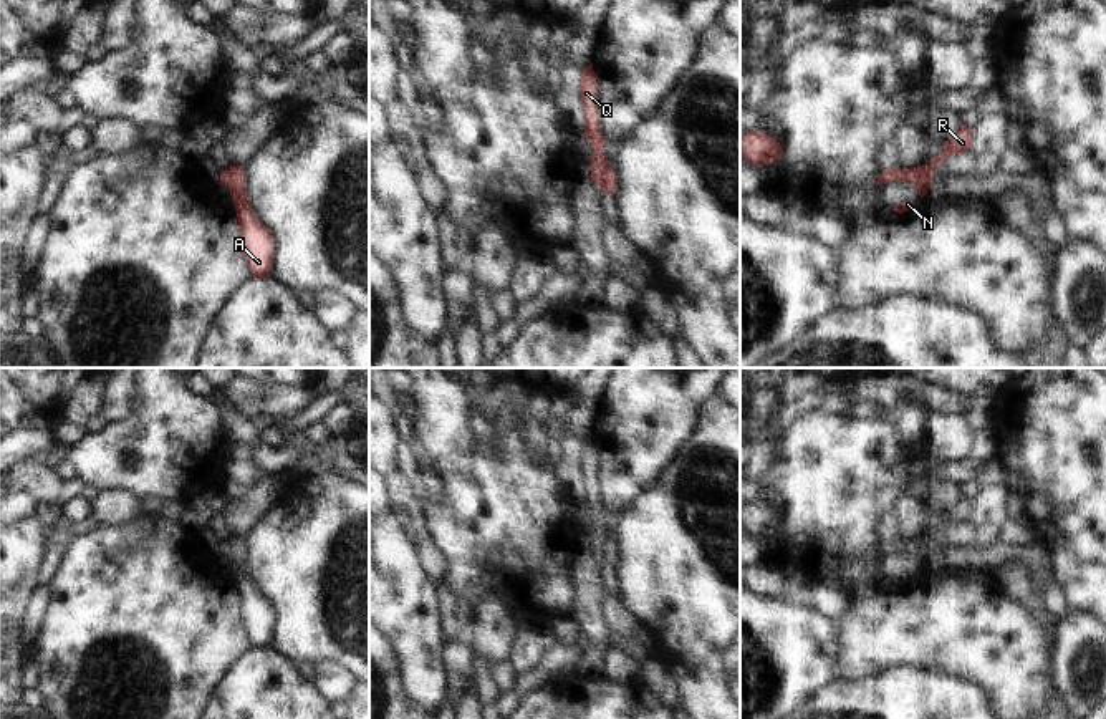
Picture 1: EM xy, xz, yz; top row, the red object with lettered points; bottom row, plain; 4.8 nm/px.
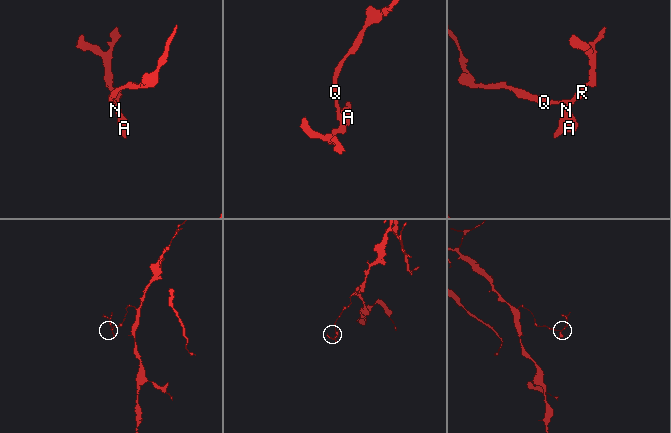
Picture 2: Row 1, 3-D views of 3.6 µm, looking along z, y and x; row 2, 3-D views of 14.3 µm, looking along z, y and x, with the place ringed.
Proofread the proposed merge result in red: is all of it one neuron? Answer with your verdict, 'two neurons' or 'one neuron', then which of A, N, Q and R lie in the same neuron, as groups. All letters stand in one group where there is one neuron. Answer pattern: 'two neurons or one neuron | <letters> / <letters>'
two neurons | A N R / Q

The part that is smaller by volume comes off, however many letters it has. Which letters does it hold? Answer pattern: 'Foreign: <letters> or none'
Foreign: A, N, R

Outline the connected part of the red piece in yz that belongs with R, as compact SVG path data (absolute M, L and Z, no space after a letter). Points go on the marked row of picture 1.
M962 126L952 139L944 141L944 147L939 151L935 157L932 157L930 162L917 167L919 181L914 184L914 187L917 189L921 197L927 194L930 181L934 179L935 167L947 157L970 149L972 136L974 136L972 129Z

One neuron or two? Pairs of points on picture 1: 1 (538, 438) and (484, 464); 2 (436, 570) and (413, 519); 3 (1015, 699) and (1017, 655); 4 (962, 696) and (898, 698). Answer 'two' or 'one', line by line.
1: two
2: one
3: one
4: one

